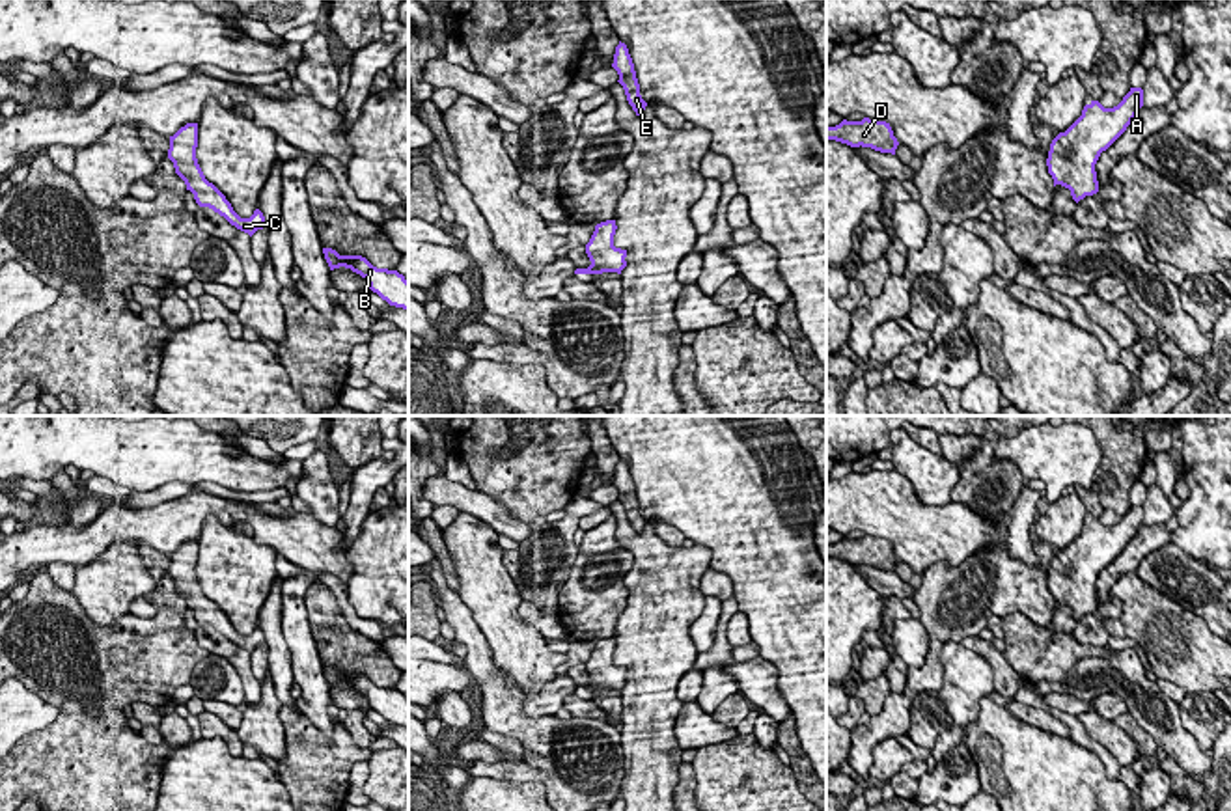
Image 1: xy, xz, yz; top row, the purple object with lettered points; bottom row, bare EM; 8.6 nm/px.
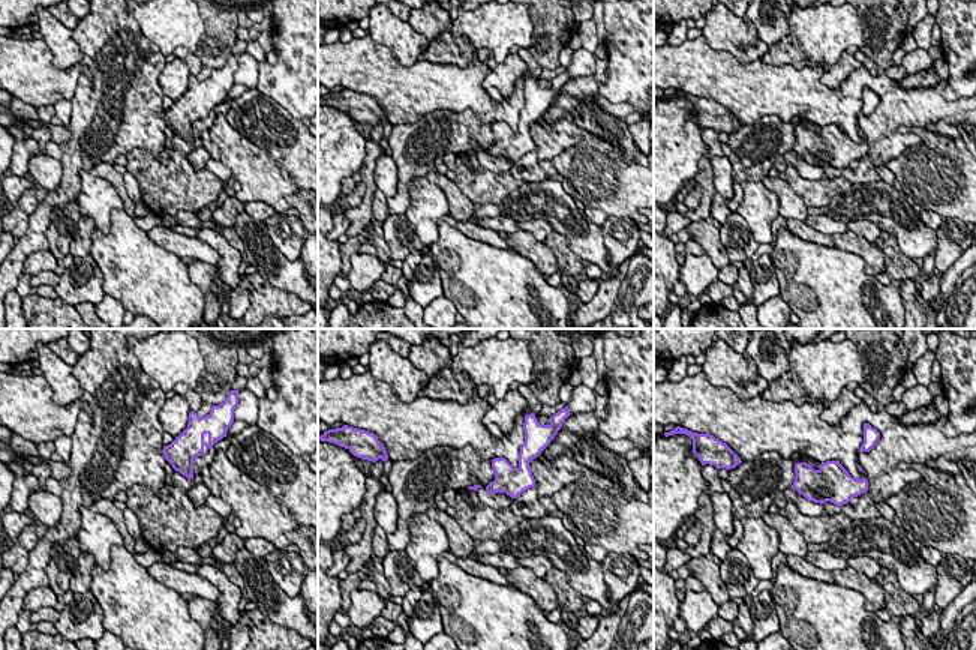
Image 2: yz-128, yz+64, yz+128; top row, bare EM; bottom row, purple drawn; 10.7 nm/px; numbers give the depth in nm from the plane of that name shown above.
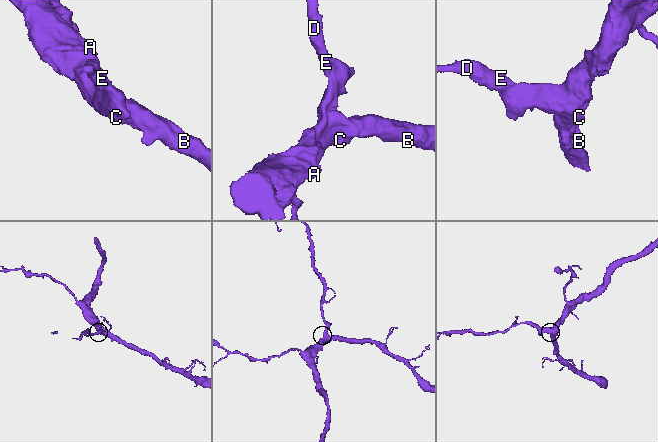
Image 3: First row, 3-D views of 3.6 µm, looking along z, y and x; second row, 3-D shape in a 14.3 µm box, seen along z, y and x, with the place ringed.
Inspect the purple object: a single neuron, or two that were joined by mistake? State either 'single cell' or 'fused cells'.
single cell

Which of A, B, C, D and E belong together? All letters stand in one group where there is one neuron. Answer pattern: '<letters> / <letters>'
A B C D E

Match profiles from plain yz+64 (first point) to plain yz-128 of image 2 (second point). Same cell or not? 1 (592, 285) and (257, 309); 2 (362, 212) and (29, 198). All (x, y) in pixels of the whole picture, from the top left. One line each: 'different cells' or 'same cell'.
1: different cells
2: different cells

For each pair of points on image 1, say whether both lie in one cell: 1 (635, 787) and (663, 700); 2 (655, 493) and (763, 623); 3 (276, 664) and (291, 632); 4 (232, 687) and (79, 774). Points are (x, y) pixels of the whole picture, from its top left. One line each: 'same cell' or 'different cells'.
1: same cell
2: same cell
3: different cells
4: different cells

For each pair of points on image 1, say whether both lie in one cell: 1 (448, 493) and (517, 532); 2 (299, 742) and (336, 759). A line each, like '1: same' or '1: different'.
1: same
2: same

